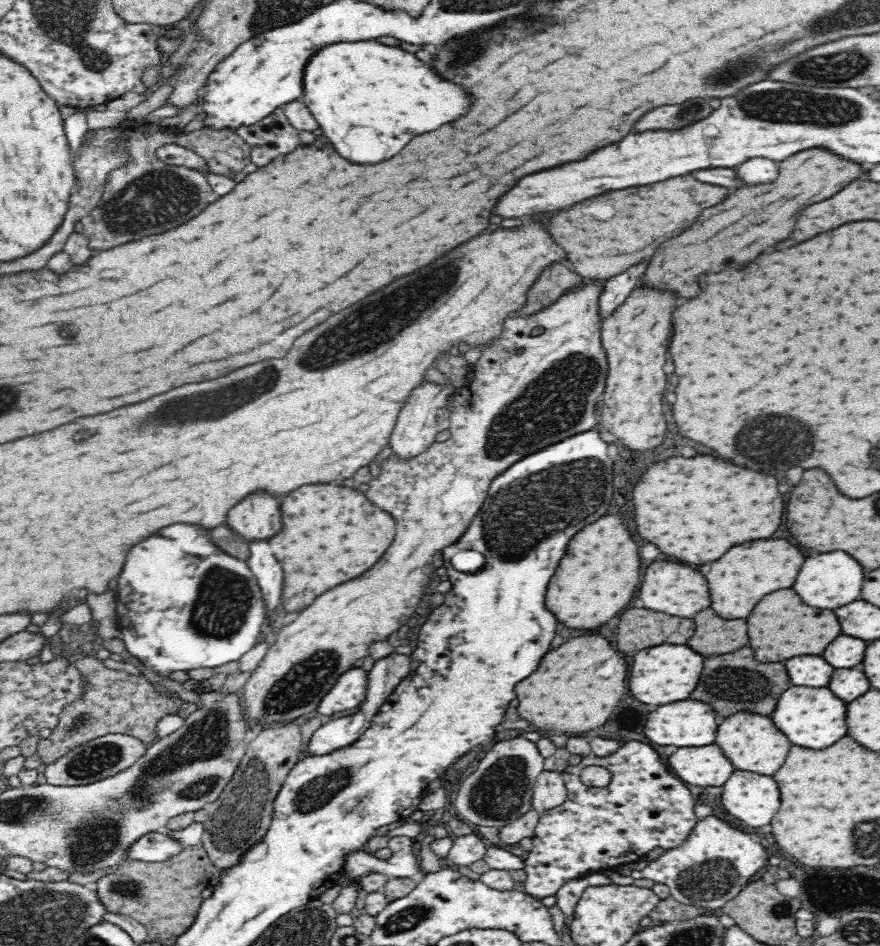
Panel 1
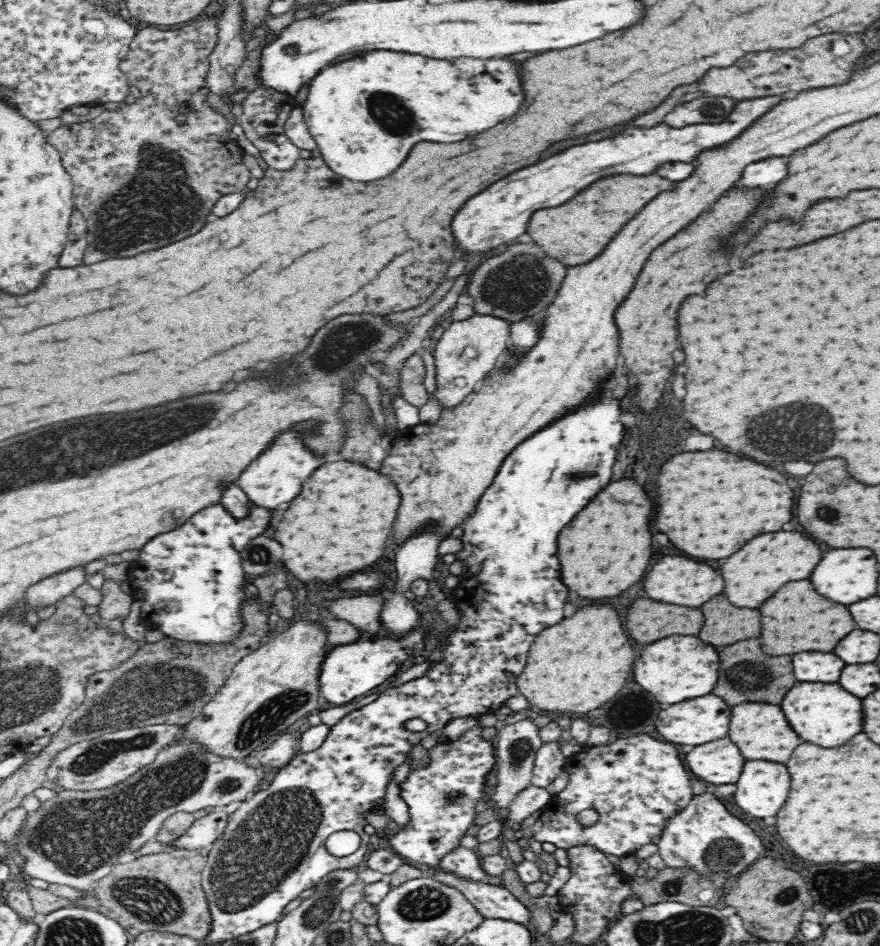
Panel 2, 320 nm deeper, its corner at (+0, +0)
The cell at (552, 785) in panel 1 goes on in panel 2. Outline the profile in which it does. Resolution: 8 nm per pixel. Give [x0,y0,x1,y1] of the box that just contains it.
[531,740,566,788]

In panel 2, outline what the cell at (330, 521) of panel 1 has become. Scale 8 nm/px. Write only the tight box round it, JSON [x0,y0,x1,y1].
[274,460,400,582]

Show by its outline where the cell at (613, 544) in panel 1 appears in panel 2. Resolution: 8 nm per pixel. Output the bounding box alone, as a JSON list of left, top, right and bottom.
[558,478,652,600]

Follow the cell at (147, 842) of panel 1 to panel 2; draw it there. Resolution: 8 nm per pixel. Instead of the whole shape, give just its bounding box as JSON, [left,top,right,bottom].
[175,808,229,850]

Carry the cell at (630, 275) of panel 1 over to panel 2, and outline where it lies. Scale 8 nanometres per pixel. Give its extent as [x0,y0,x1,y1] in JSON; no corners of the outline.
[742,158,788,188]

